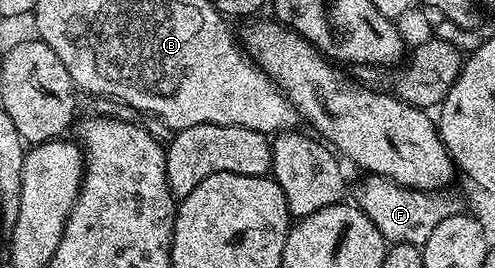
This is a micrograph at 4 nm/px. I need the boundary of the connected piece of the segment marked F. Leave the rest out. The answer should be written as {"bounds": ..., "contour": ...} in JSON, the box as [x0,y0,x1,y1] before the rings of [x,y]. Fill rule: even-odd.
{"bounds":[353,175,464,247],"contour":[[[363,175],[355,189],[353,201],[361,211],[365,211],[365,215],[369,215],[369,219],[373,219],[373,227],[381,231],[387,242],[422,247],[425,239],[429,239],[429,234],[436,229],[437,223],[441,223],[441,219],[449,219],[449,215],[464,212],[462,199],[457,194],[450,193],[444,195],[439,191],[410,189],[387,177]],[[447,195],[448,197],[443,197]]]}

